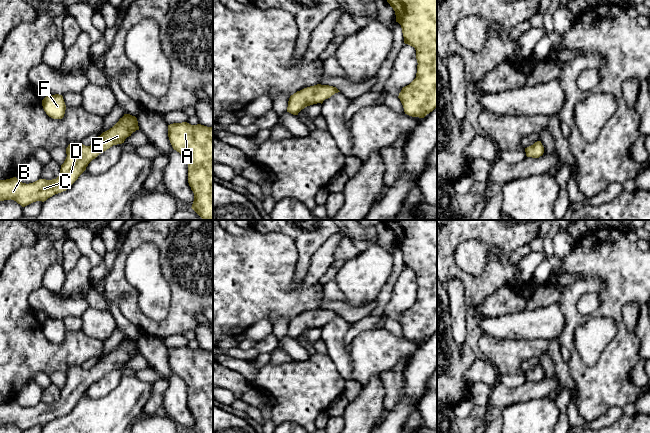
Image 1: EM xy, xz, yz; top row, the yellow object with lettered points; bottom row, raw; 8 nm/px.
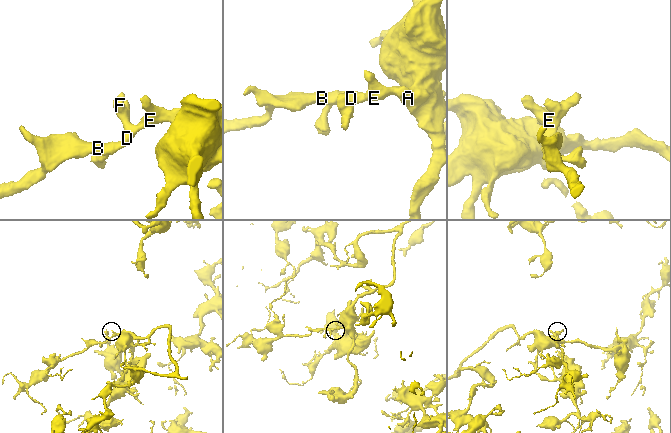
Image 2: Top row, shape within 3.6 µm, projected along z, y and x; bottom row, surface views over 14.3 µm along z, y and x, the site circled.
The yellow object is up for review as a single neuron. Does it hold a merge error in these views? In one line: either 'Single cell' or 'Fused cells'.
Single cell

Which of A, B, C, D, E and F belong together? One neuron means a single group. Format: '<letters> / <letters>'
A B C D E F

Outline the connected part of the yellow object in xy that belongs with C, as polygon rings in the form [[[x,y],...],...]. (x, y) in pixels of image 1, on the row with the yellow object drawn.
[[[124,114],[112,128],[98,136],[92,145],[70,143],[66,148],[67,157],[56,179],[39,179],[29,184],[20,182],[16,177],[0,180],[0,201],[11,199],[25,207],[66,191],[93,159],[113,145],[124,143],[136,130],[139,130],[137,118]]]

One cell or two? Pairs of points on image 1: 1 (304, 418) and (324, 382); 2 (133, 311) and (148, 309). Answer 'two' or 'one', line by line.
1: one
2: two

